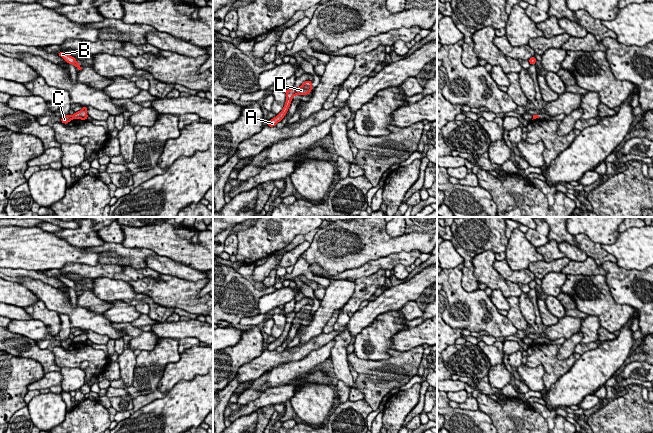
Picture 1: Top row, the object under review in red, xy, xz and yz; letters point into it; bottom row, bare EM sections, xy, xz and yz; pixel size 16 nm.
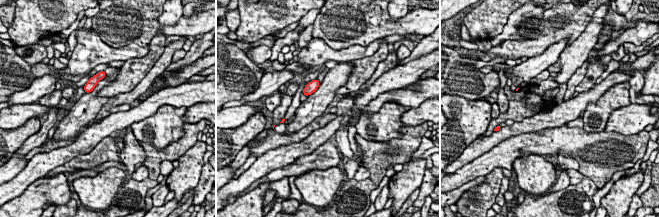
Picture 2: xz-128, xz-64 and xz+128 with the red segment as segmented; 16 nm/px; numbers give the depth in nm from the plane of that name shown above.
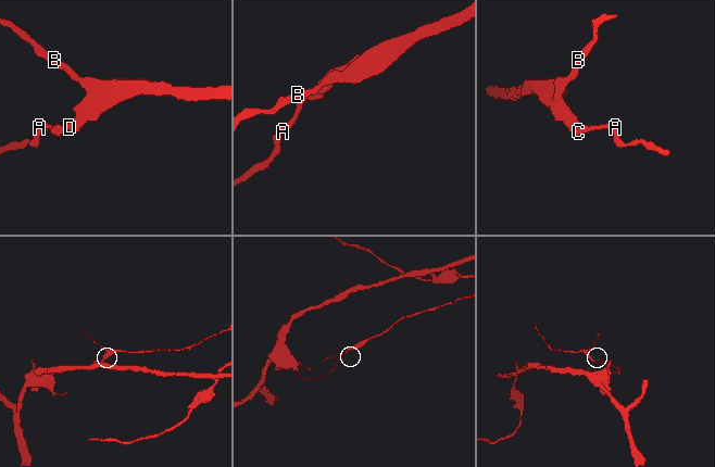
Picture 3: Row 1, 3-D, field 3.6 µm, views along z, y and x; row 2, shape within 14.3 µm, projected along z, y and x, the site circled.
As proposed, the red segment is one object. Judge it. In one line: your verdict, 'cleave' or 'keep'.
cleave

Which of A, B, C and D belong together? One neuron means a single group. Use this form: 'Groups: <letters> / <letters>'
Groups: A C / B D

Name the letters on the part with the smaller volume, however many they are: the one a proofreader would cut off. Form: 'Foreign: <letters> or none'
Foreign: B, D

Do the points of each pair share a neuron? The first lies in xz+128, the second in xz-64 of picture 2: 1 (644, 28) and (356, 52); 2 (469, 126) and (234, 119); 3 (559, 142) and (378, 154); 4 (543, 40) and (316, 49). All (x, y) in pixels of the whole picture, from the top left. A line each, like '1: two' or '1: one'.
1: one
2: two
3: one
4: two

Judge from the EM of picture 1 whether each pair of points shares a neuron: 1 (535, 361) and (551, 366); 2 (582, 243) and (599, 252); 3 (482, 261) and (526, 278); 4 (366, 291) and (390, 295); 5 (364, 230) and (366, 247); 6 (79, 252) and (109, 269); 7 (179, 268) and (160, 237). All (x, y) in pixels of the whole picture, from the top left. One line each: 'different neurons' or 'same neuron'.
1: same neuron
2: same neuron
3: different neurons
4: different neurons
5: same neuron
6: different neurons
7: different neurons

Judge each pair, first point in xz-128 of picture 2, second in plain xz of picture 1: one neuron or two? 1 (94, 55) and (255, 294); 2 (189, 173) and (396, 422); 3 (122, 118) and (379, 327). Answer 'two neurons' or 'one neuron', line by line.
1: two neurons
2: one neuron
3: two neurons

